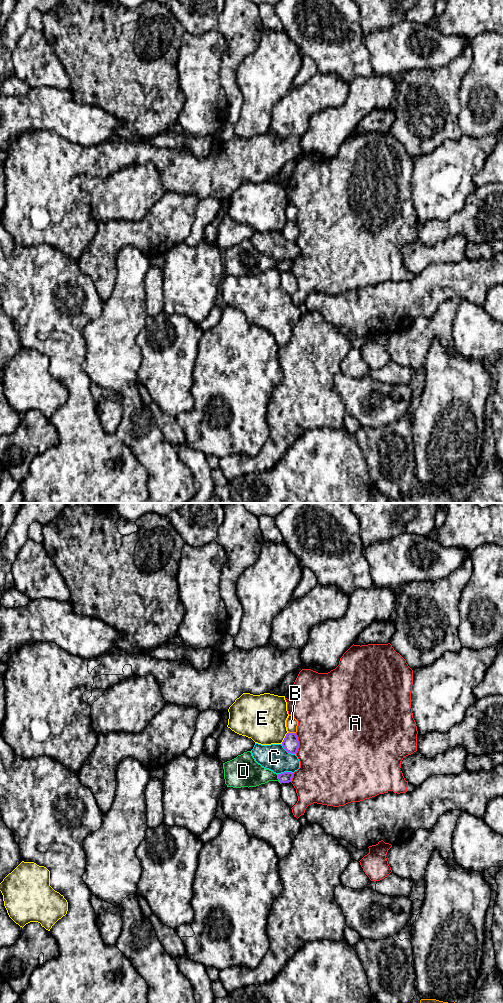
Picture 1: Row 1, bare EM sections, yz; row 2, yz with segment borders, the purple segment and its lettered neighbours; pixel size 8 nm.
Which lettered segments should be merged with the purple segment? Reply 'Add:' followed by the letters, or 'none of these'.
Add: none of these

